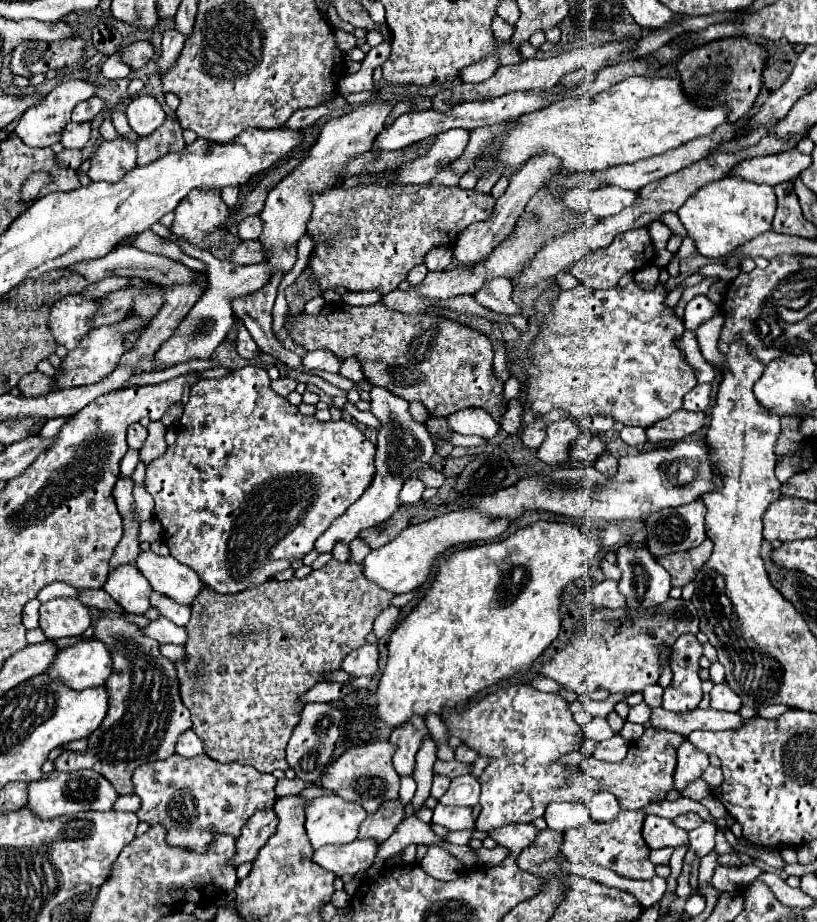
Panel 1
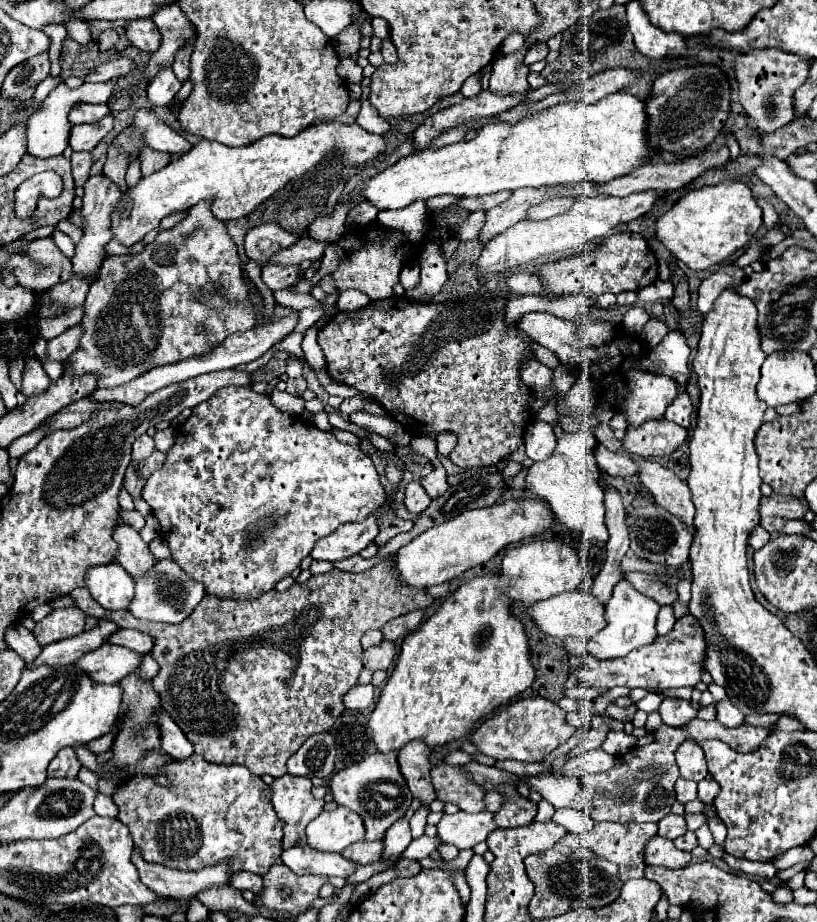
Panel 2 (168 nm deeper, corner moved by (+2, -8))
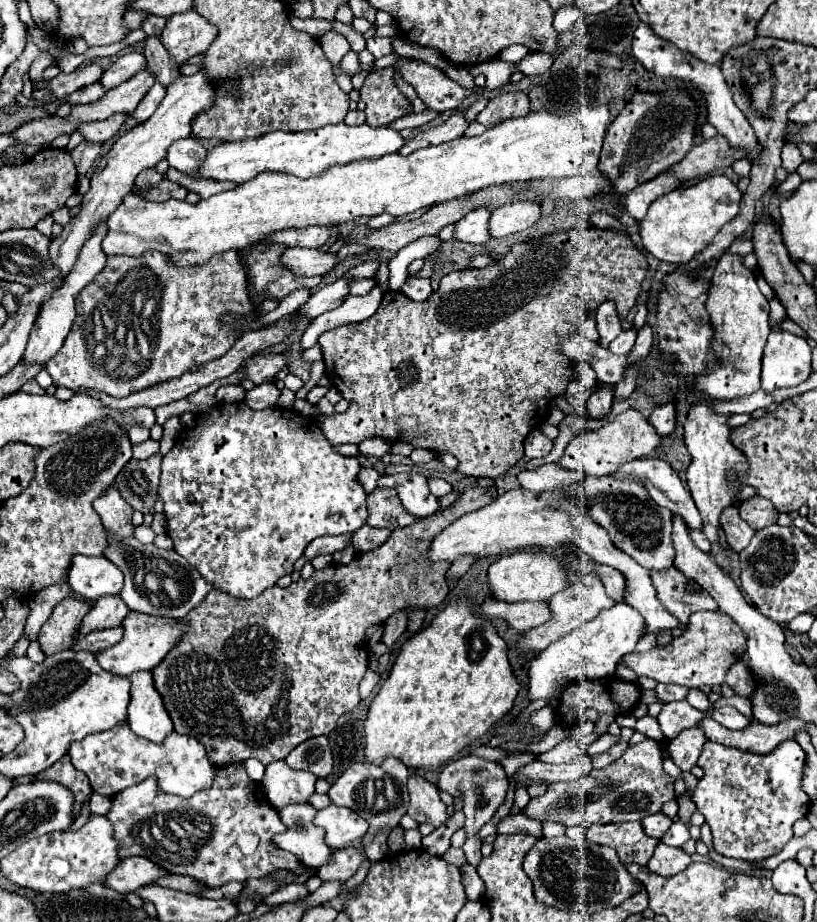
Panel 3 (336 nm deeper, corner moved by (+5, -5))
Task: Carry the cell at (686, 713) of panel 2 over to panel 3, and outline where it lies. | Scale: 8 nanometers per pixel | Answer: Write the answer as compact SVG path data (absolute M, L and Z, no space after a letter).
M673 701L673 703L663 705L657 721L659 721L659 727L661 727L665 739L673 739L683 729L699 725L699 721L703 721L705 717L707 717L707 713L691 707L687 701Z

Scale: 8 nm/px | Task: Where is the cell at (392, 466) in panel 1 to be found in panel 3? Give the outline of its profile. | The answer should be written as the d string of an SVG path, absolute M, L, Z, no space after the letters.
M351 535L317 537L317 539L313 539L313 541L307 545L307 549L305 549L303 555L305 555L307 561L311 561L311 559L317 557L317 555L329 555L329 553L335 553L335 551L343 549L343 547L349 543L349 539L351 539Z

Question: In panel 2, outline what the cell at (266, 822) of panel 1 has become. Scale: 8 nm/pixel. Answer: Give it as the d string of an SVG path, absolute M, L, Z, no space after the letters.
M134 850L132 862L138 868L140 880L144 886L148 886L152 892L156 892L160 898L196 898L204 888L212 886L224 886L228 884L232 872L228 872L228 864L224 860L212 868L196 870L196 872L182 872L164 868L160 864L144 862L140 852Z

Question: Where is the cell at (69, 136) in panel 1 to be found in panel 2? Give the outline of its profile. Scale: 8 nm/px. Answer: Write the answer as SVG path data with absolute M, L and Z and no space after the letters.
M104 116L102 120L94 122L94 124L80 124L80 126L72 126L70 130L70 146L76 152L92 152L92 148L112 130L112 116Z

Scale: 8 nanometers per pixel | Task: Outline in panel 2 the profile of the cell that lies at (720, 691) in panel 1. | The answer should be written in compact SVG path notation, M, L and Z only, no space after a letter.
M728 698L716 702L716 720L722 722L724 726L740 726L744 724L744 716L736 706L730 704Z

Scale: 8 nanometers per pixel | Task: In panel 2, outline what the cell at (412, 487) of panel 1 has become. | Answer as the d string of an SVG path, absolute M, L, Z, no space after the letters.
M412 480L408 486L406 486L406 500L404 500L408 512L412 514L420 514L428 508L430 504L430 496L426 494L426 490L418 484L418 480Z

